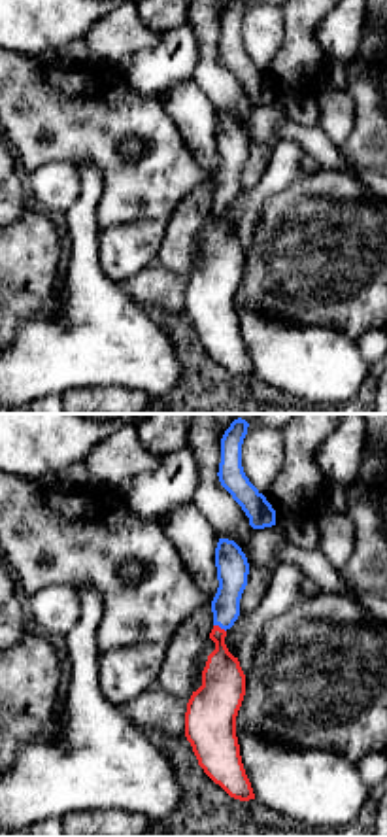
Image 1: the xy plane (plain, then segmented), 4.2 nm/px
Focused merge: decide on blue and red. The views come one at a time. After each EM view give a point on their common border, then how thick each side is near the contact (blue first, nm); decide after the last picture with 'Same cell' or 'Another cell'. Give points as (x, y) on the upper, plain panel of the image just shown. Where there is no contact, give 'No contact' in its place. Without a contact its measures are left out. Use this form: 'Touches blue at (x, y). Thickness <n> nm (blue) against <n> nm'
Touches blue at (219, 203). Thickness 140 nm (blue) against 190 nm

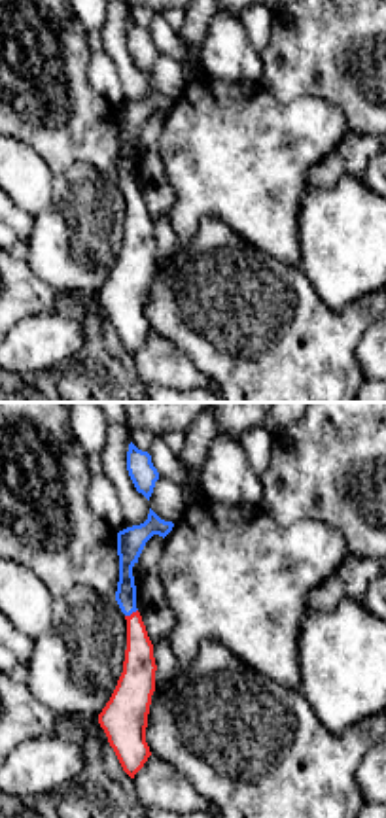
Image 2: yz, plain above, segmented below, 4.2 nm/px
Touches blue at (131, 189). Thickness 90 nm (blue) against 140 nm

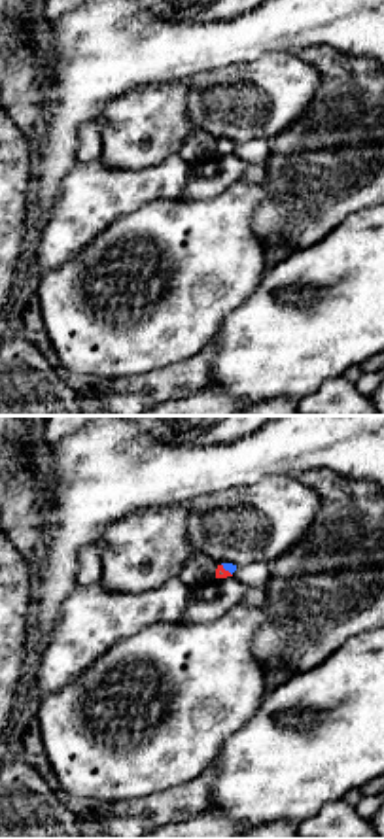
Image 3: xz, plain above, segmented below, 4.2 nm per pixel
Touches blue at (226, 146). Thickness 40 nm (blue) against 50 nm

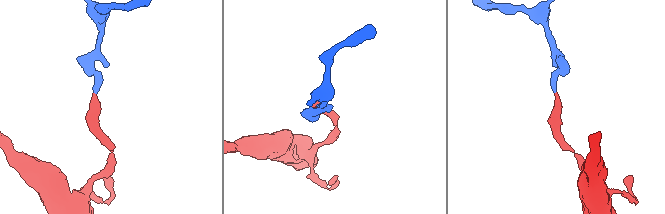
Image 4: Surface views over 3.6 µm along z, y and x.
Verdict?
Same cell

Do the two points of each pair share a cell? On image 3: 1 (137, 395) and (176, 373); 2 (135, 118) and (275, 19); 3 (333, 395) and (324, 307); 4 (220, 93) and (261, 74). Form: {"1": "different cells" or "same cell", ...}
{"1": "same cell", "2": "different cells", "3": "different cells", "4": "same cell"}

